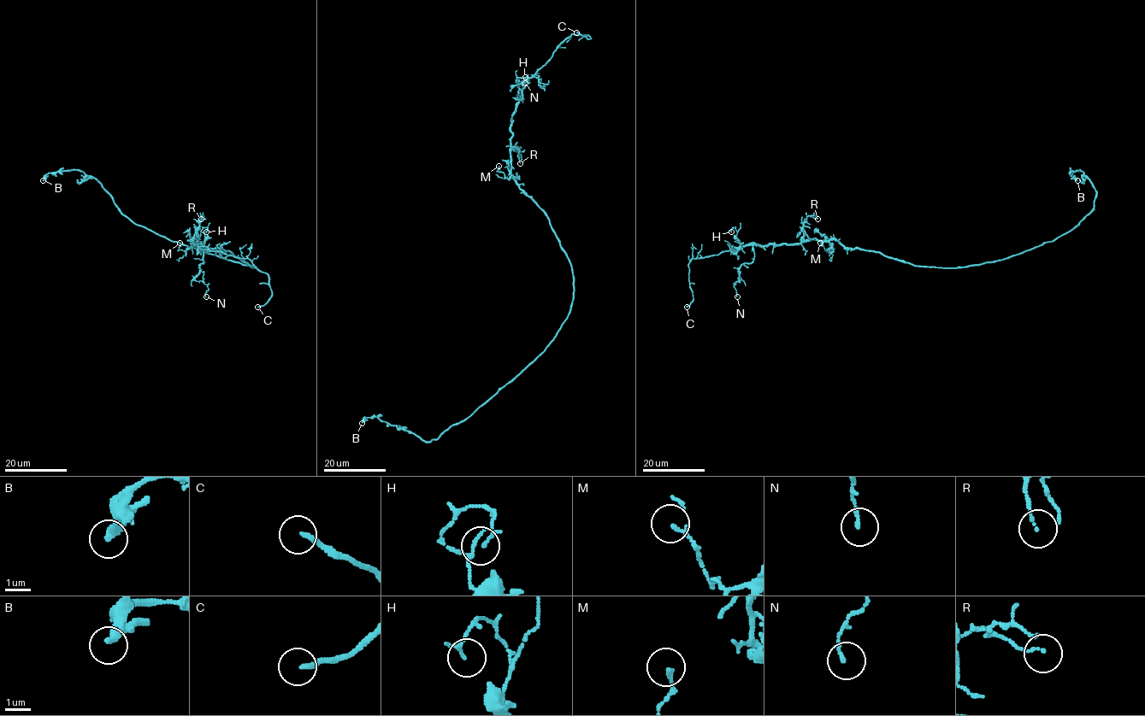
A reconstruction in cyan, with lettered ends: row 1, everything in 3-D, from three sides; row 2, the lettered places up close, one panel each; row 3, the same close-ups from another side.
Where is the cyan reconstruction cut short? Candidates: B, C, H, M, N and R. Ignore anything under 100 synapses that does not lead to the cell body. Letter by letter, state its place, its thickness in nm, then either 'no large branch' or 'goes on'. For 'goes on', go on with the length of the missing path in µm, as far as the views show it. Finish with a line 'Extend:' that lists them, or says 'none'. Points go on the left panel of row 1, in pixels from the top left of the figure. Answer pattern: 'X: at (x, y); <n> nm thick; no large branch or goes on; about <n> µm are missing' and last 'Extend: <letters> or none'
B: at (43, 180); 360 nm thick; no large branch
C: at (257, 307); 180 nm thick; goes on; about 30 µm are missing
H: at (206, 231); 120 nm thick; no large branch
M: at (180, 243); 130 nm thick; no large branch
N: at (206, 296); 140 nm thick; no large branch
R: at (201, 219); 100 nm thick; no large branch
Extend: C

